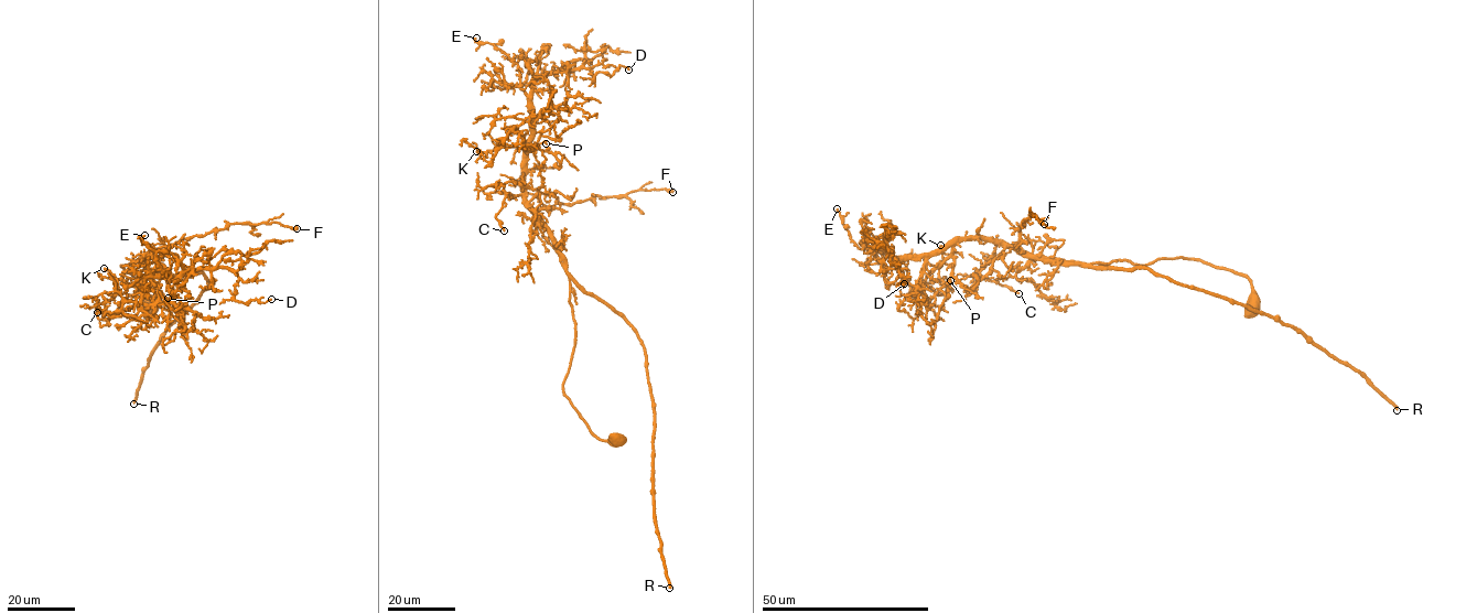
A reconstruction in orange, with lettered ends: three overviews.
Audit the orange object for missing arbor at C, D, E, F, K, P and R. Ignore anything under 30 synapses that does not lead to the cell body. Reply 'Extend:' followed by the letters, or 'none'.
Extend: R

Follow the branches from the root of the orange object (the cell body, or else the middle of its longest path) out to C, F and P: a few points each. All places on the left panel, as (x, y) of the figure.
C: (152, 308), (154, 302), (121, 266), (129, 264), (160, 275), (142, 262), (150, 277), (94, 304), (97, 312)
F: (152, 308), (121, 266), (160, 275), (148, 266), (150, 258), (230, 224), (297, 228)
P: (152, 308), (154, 302), (121, 266), (142, 266), (160, 275), (141, 259), (153, 258), (158, 299), (168, 298)

